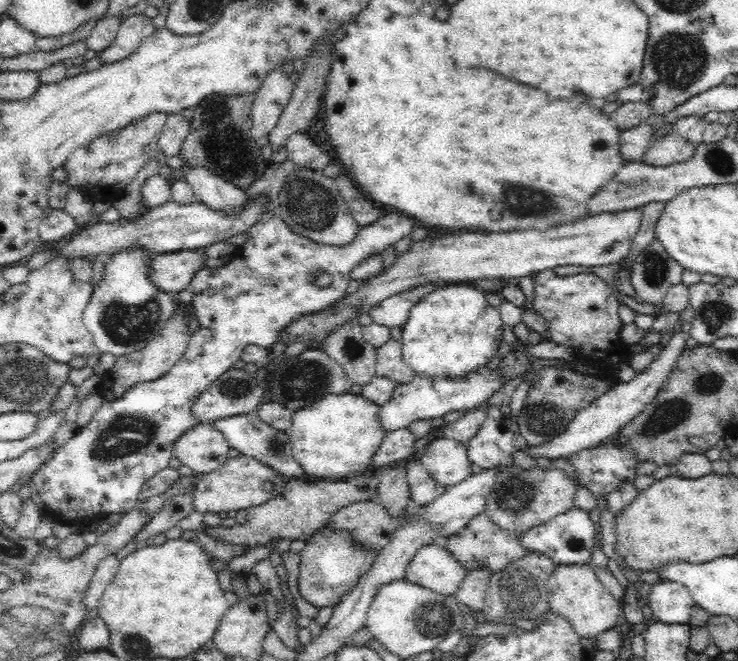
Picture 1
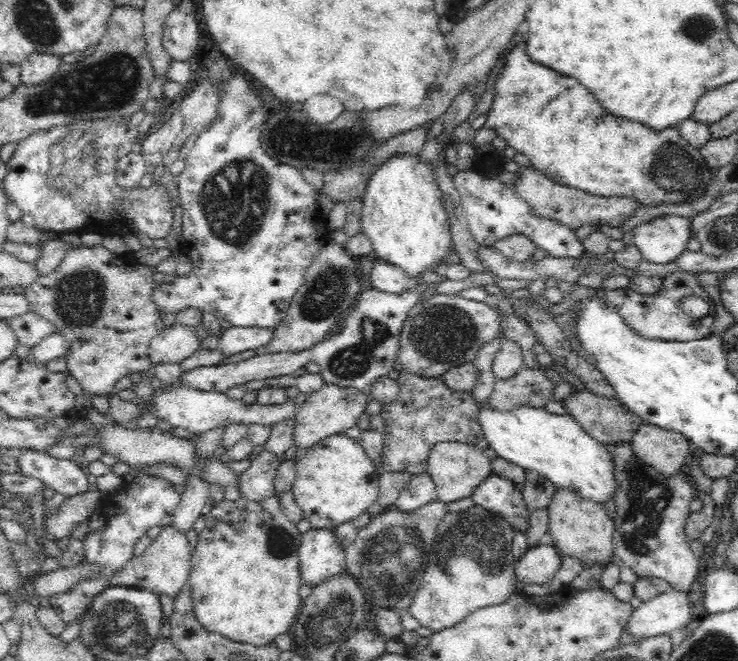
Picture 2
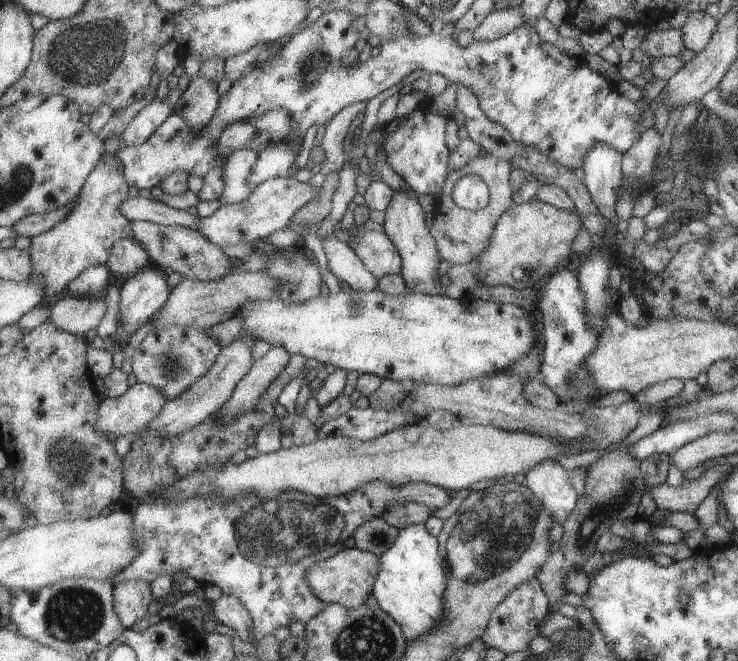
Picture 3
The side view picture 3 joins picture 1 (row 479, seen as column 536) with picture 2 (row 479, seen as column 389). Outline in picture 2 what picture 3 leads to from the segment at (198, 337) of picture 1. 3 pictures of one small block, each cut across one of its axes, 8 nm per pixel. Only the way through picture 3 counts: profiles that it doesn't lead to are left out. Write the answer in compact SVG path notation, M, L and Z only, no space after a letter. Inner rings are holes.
M22 449L16 454L23 475L40 479L46 487L67 497L83 493L90 484L86 481L86 474L72 459L56 459L35 449Z

